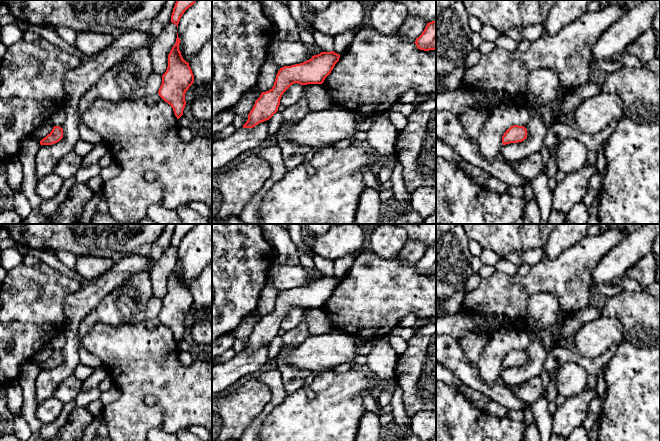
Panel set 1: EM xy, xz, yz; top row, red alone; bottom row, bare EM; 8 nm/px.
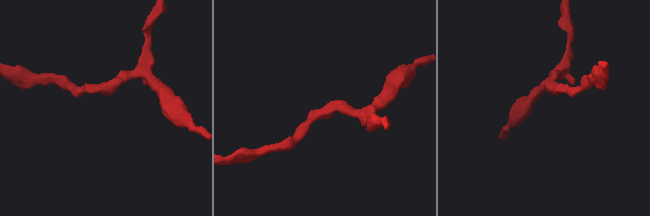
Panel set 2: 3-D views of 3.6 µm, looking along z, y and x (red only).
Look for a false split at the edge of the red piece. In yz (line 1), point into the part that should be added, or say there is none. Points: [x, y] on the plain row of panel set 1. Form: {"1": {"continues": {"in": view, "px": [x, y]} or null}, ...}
{"1": {"continues": null}}

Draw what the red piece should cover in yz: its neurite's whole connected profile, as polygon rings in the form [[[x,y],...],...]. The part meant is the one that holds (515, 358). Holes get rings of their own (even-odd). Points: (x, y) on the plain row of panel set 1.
[[[513,349],[502,360],[503,369],[522,366],[527,362],[527,353],[524,350]]]

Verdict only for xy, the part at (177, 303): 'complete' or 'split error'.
complete

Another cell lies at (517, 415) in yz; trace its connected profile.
[[[510,410],[506,414],[507,418],[515,420],[515,421],[523,421],[524,420],[524,412],[520,410]]]

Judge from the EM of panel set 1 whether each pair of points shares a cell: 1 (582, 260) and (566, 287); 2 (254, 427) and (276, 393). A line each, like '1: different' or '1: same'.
1: same
2: same

